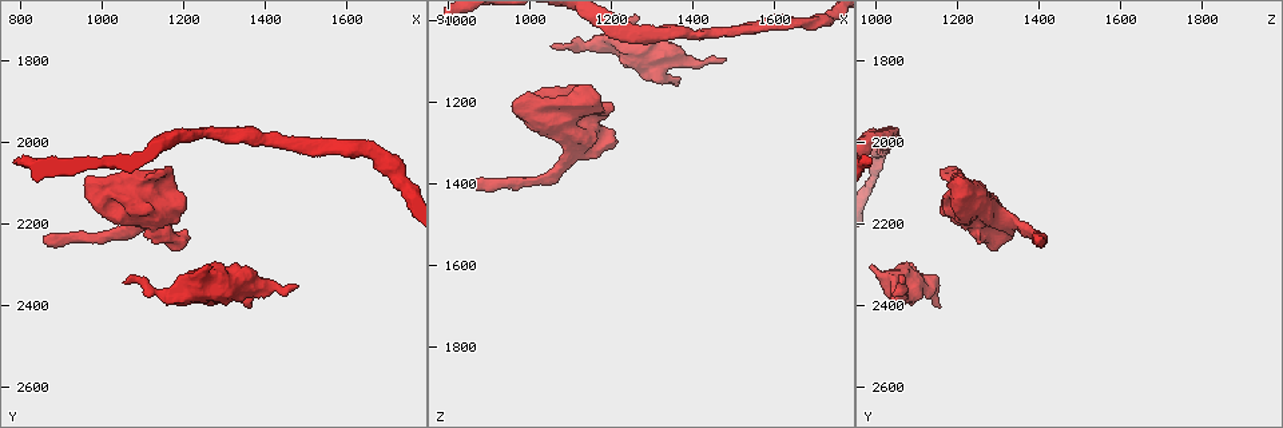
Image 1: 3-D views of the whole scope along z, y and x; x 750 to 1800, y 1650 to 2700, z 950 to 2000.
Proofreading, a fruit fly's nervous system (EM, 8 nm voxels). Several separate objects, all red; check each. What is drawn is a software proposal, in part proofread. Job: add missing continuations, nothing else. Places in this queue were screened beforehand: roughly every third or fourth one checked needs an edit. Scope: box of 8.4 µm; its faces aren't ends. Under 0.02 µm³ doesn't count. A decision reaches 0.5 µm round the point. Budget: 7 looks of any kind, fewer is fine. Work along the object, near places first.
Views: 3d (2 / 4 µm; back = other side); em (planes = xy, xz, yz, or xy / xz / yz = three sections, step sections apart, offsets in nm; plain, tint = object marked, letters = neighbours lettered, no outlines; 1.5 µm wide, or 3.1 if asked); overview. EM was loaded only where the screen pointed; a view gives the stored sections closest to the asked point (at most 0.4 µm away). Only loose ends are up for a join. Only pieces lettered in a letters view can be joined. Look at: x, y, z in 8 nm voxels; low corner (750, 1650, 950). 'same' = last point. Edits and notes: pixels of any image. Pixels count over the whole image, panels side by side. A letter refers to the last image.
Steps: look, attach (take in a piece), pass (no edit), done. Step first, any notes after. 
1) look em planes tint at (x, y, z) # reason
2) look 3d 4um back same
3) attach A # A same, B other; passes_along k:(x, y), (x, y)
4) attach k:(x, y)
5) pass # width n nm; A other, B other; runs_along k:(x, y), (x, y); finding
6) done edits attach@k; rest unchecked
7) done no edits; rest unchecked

look em planes letters at (1370, 2400, 1160) # branch stops here

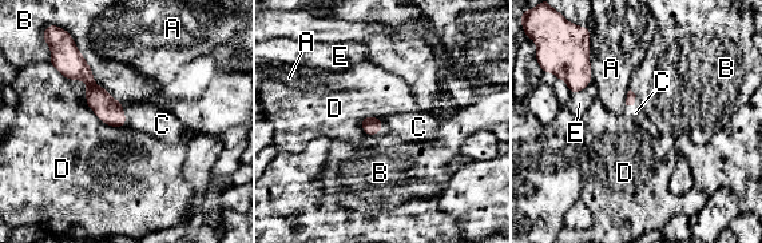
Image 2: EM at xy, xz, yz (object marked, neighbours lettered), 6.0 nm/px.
attach C # longest_contact B 460 nm; A other, B other, C same, D other, E other; passes_along 2:(110, 111), (124, 116), (162, 124); the cell continues

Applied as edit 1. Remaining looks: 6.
look em xy step 8 tint at (1155, 2065, 1165) # free end

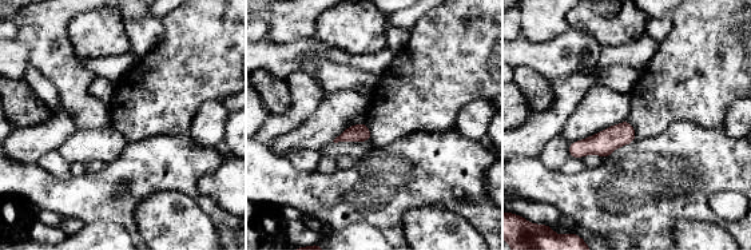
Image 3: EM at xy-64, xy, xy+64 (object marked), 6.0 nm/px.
look em planes letters same # another direction

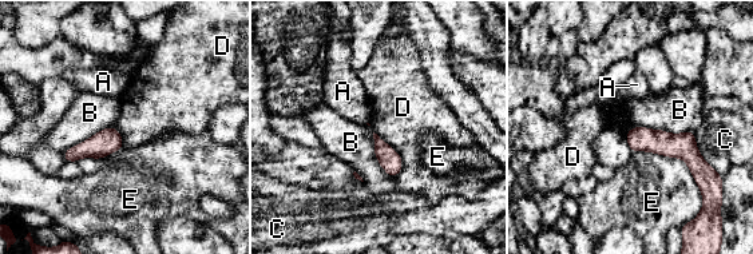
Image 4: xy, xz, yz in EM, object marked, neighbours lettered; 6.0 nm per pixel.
pass # longest_contact E 400 nm; A other, B other, C other, D other, E other; border 4:(373, 131), (400, 157), (395, 177); no lettered piece goes on from it

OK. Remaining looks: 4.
look 3d 2um back at (1050, 2340, 1065) # free end

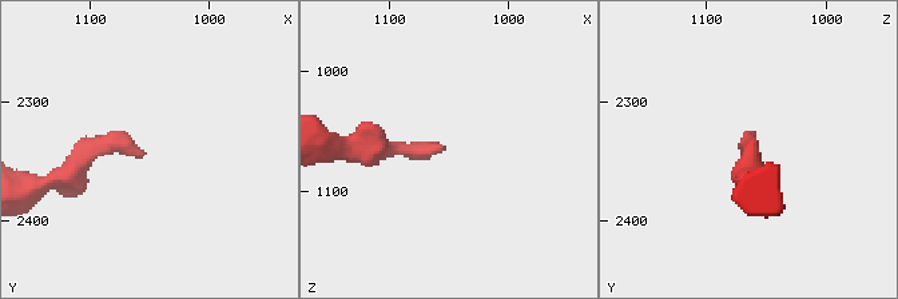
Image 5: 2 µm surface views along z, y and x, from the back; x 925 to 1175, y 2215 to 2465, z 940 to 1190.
look em planes letters at (1052, 2344, 1060)

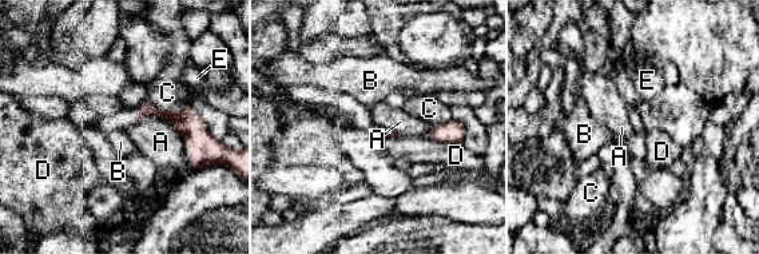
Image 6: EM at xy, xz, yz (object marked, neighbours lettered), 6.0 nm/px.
pass # A other, B other, C other, D other, E other; runs_along 6:(147, 104), (194, 137), (194, 161); no lettered piece goes on from it

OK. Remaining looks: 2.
done edits attach@2; rest unchecked

